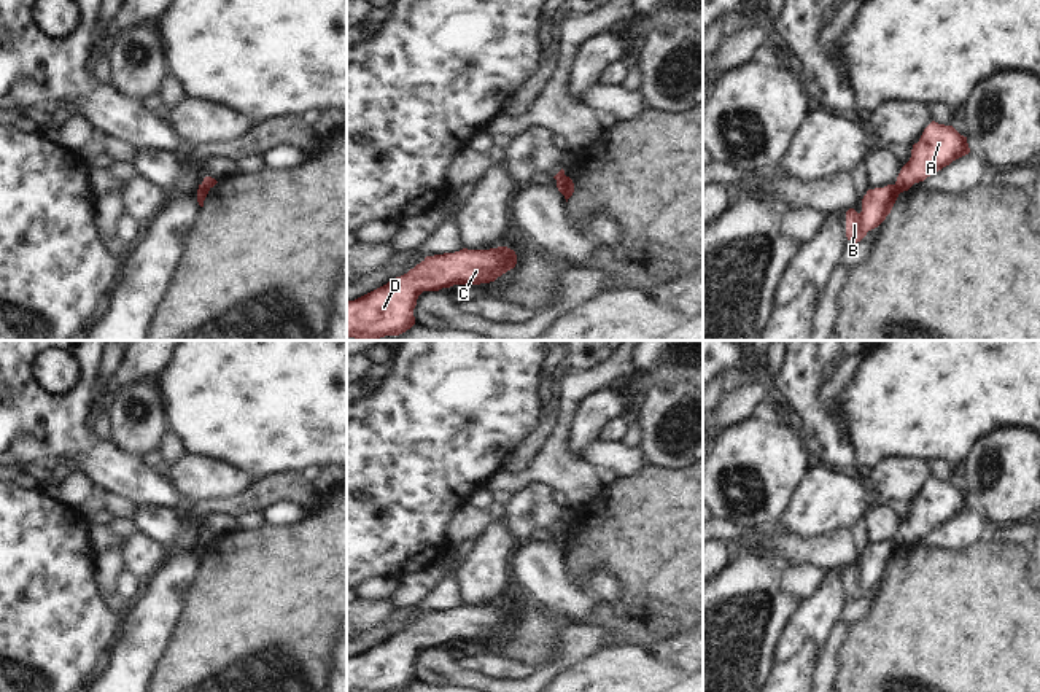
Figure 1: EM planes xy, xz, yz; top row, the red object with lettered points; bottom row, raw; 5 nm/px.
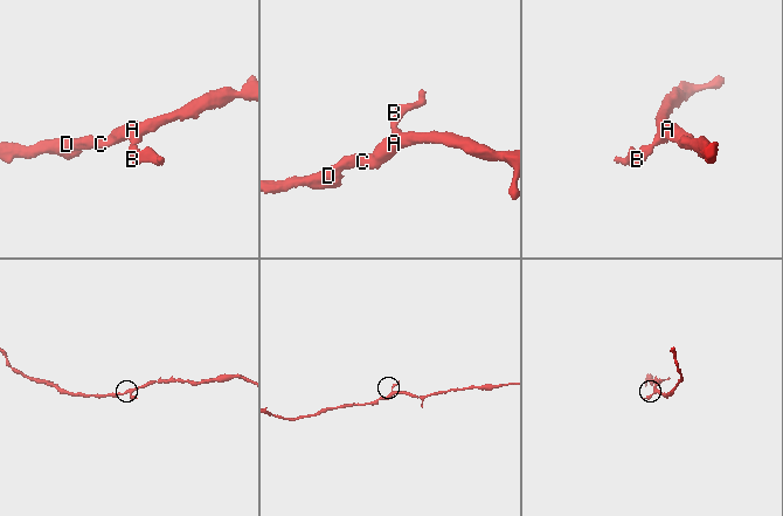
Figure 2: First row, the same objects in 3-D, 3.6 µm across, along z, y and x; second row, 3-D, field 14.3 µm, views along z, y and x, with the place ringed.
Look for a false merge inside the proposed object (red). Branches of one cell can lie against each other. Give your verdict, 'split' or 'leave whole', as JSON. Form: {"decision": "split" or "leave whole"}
{"decision": "split"}

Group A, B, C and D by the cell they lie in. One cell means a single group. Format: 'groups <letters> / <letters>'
groups A C D / B

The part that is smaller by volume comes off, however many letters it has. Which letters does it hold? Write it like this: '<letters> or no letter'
B

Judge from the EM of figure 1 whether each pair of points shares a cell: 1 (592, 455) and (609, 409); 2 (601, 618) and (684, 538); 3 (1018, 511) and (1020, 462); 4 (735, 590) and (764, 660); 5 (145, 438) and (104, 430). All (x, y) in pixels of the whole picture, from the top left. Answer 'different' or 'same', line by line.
1: different
2: same
3: same
4: same
5: different

